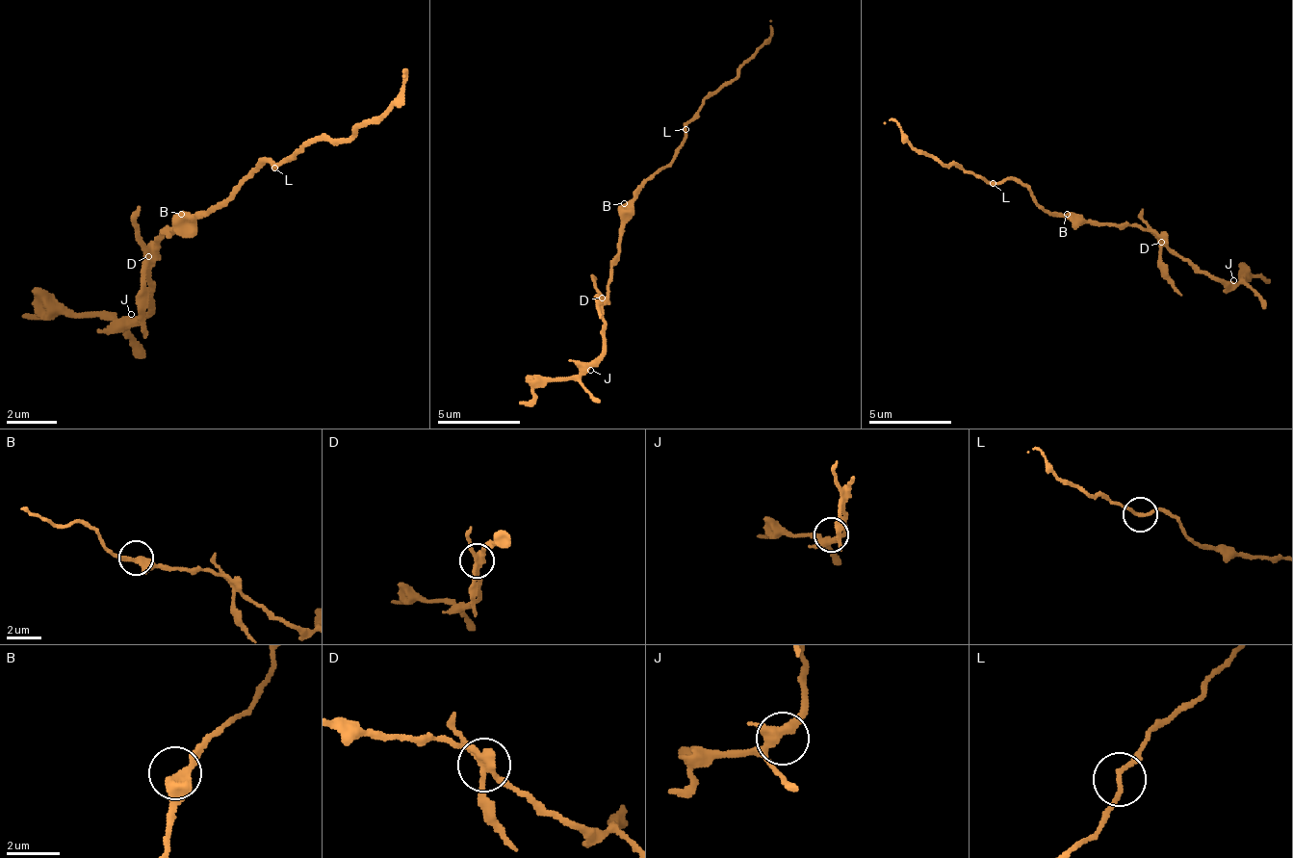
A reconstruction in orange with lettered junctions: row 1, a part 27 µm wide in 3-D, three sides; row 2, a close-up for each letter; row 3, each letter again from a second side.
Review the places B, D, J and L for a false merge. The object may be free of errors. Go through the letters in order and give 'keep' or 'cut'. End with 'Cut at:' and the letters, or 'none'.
B: keep
D: cut
J: keep
L: keep
Cut at: D

